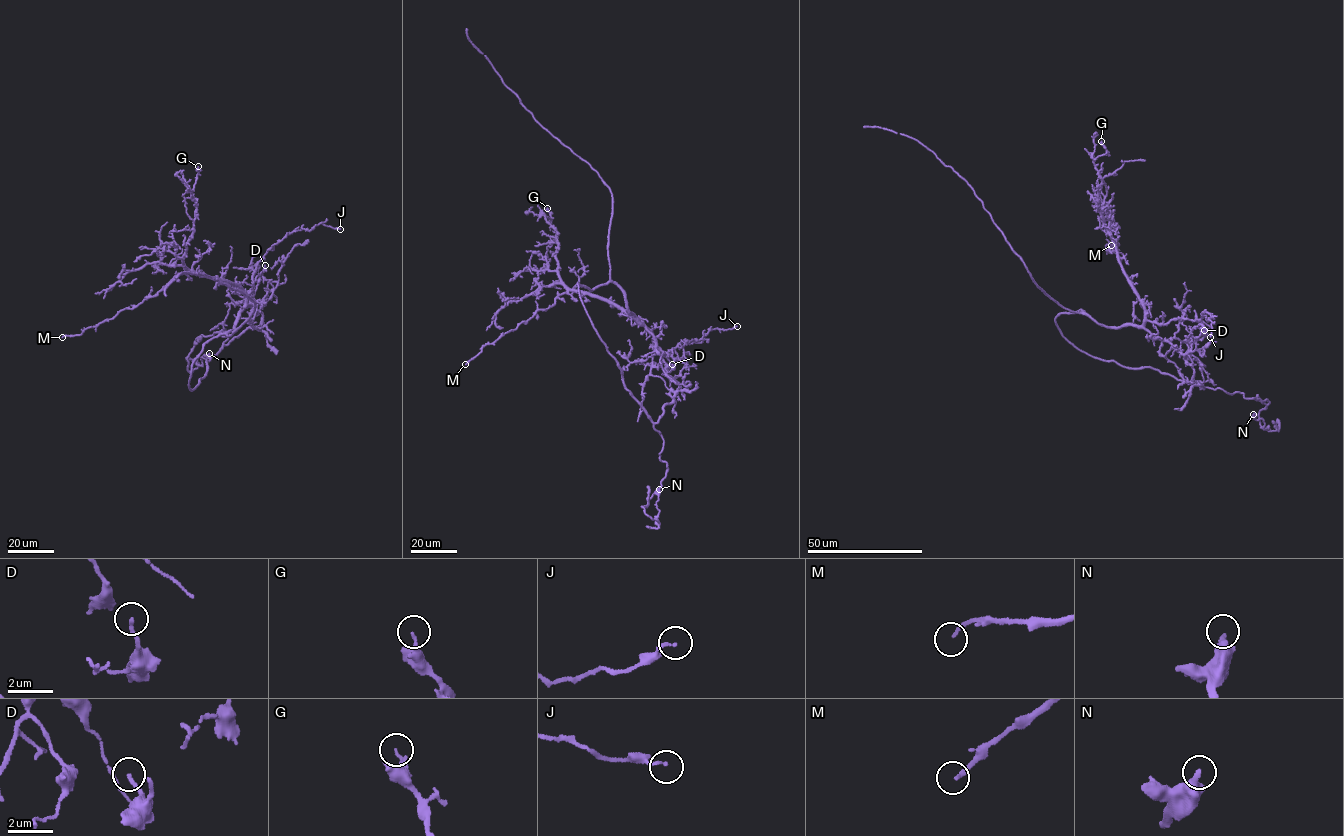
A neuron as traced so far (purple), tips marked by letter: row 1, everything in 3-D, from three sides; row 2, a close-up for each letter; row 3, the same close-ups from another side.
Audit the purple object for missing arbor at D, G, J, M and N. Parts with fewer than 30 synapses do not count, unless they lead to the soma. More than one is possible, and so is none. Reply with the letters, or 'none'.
none

